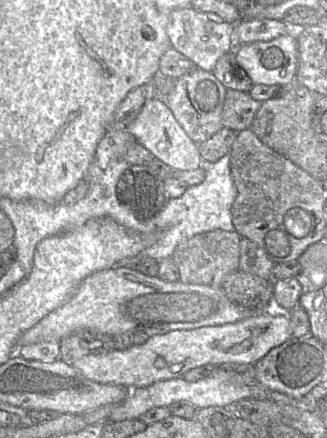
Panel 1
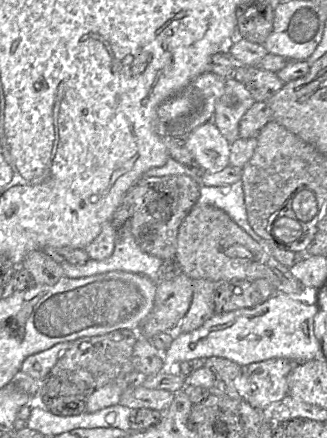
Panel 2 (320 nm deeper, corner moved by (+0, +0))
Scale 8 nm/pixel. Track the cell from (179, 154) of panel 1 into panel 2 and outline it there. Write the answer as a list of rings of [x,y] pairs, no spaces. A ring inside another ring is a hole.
[[[212,121],[192,131],[186,138],[186,147],[207,173],[220,172],[229,165],[231,144]]]

